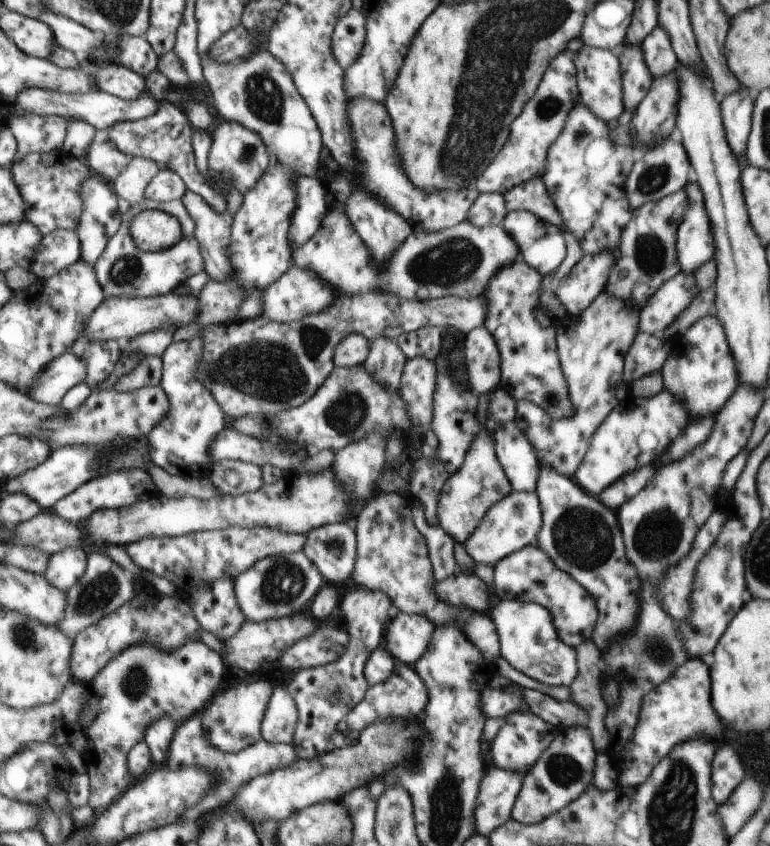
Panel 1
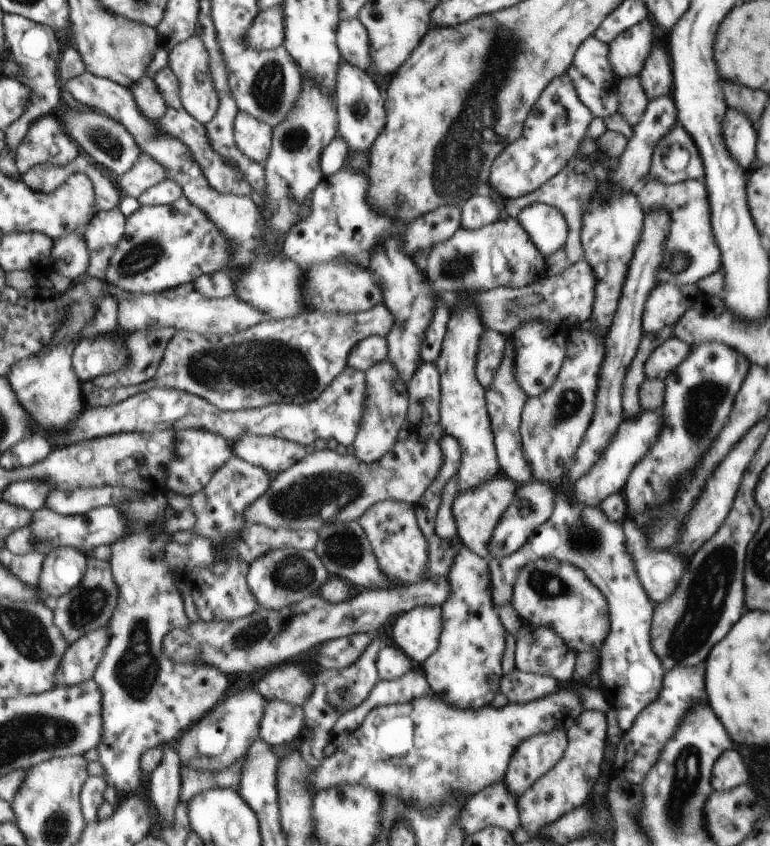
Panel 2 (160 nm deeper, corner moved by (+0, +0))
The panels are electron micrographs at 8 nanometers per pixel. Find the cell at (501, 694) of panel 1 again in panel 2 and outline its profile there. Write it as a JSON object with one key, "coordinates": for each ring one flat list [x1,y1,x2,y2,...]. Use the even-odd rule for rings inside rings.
{"coordinates":[[515,668,501,678,499,691,508,697,508,703,528,704,554,693,558,682,554,676,540,676]]}

